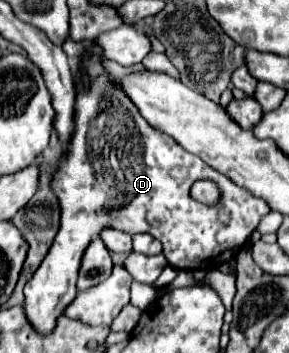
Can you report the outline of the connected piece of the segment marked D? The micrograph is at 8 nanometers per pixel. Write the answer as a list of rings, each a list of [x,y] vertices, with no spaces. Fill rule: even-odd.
[[[92,45],[92,51],[94,57],[82,63],[94,81],[90,89],[76,85],[76,131],[66,161],[62,161],[52,181],[62,209],[60,231],[24,289],[24,311],[38,335],[50,335],[66,305],[74,301],[82,253],[104,227],[156,237],[164,245],[164,257],[176,269],[212,271],[238,255],[260,219],[270,213],[266,201],[210,169],[200,157],[186,153],[170,135],[152,129],[122,89],[112,85],[106,69],[96,59],[102,57],[100,49]],[[198,179],[210,179],[222,189],[222,199],[216,207],[202,205],[190,197],[190,187]]]

